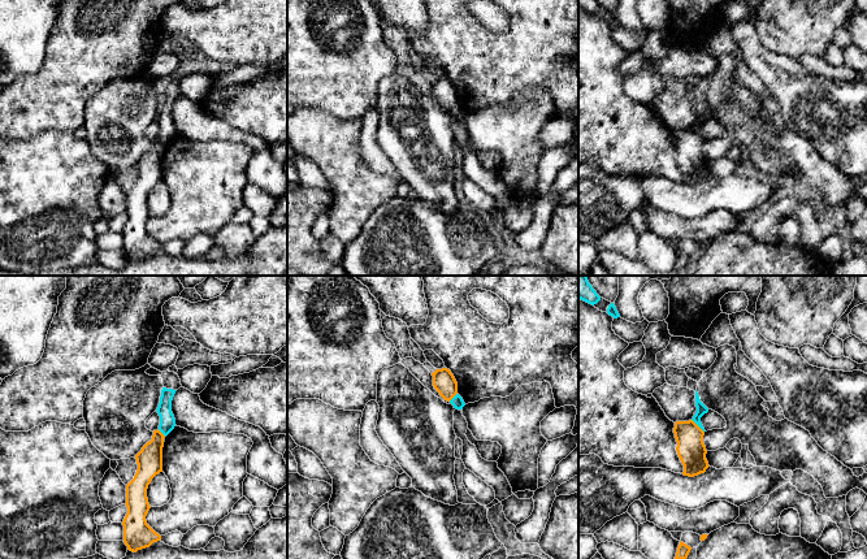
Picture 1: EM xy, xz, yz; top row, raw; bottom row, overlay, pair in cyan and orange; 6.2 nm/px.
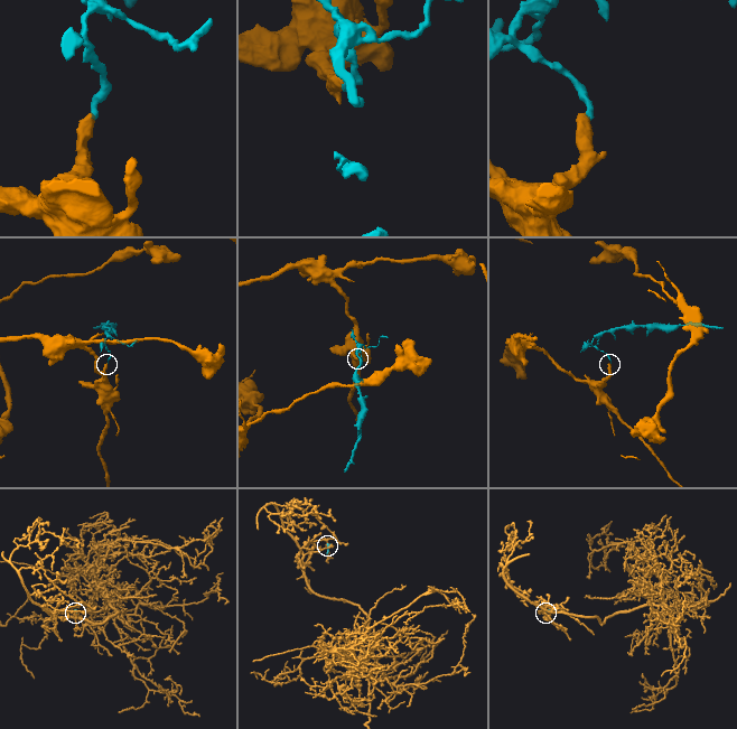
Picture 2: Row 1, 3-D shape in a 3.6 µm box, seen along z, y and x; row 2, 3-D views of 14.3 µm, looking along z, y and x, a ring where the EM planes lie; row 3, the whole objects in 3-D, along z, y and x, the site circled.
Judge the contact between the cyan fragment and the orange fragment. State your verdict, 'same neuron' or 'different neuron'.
different neuron

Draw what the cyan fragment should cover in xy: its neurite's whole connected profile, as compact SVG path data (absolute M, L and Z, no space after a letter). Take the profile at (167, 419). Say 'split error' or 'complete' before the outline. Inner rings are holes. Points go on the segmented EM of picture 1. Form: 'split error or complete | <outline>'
complete | M162 387L157 413L160 416L159 430L166 437L175 426L172 412L172 400L177 390Z

